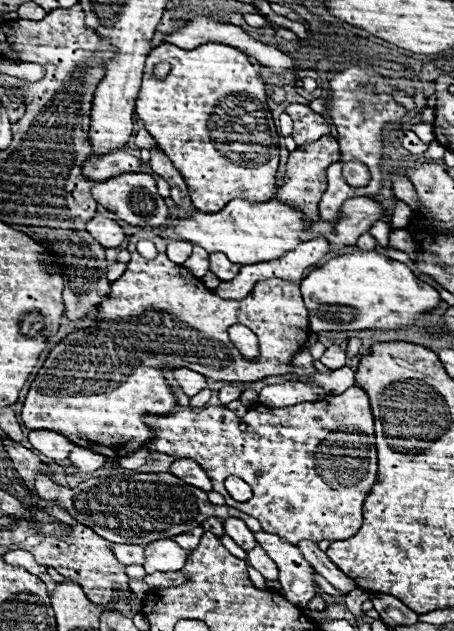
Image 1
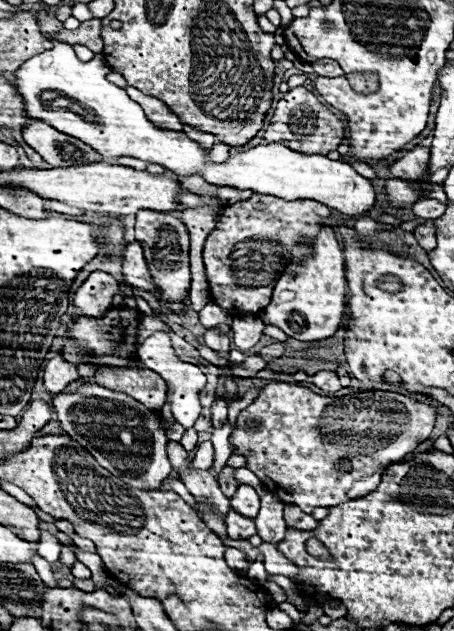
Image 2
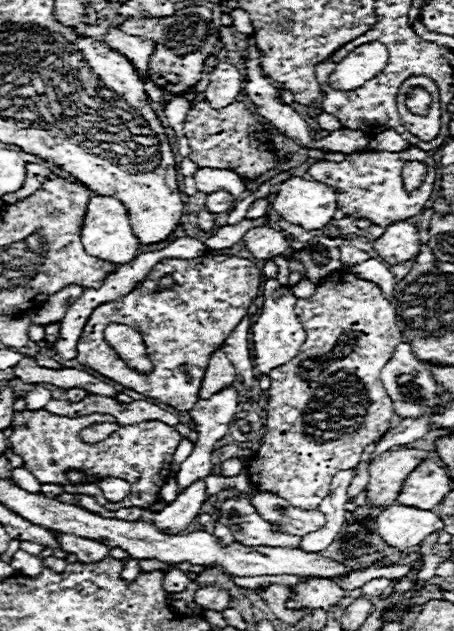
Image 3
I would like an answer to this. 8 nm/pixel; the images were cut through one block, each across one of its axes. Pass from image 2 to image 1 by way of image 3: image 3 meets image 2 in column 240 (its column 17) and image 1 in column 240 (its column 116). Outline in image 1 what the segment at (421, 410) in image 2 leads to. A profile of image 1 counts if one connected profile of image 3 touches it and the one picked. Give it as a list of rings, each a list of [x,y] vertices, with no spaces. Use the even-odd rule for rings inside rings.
[[[350,386],[346,392],[342,394],[328,394],[324,400],[320,402],[300,402],[300,404],[294,404],[294,406],[286,406],[286,408],[268,408],[268,406],[256,406],[252,410],[248,410],[248,414],[244,416],[244,422],[248,424],[248,428],[242,432],[238,428],[240,420],[224,406],[206,406],[202,408],[200,412],[192,412],[190,408],[182,408],[182,410],[172,410],[168,414],[162,414],[162,416],[144,416],[144,422],[150,426],[154,438],[150,440],[150,444],[146,444],[150,450],[156,450],[156,452],[162,452],[162,454],[168,454],[168,456],[174,456],[176,460],[180,458],[190,458],[194,462],[198,462],[206,474],[210,476],[212,480],[212,486],[216,492],[220,492],[226,500],[228,506],[234,506],[250,516],[254,516],[256,520],[260,520],[262,528],[266,532],[274,532],[278,536],[282,536],[284,540],[288,540],[290,544],[298,544],[298,540],[312,540],[312,542],[320,542],[320,540],[346,540],[350,536],[354,536],[358,532],[358,528],[362,526],[362,506],[364,506],[364,500],[366,496],[370,494],[374,482],[376,482],[376,448],[374,448],[374,418],[372,418],[372,410],[370,410],[370,402],[368,402],[368,396],[364,390],[360,390],[358,386]],[[348,458],[354,458],[354,460],[348,460]],[[228,476],[238,476],[242,478],[244,482],[248,482],[252,486],[252,498],[246,500],[246,502],[236,502],[224,488],[224,480]],[[286,504],[290,504],[292,508],[288,510]]]

